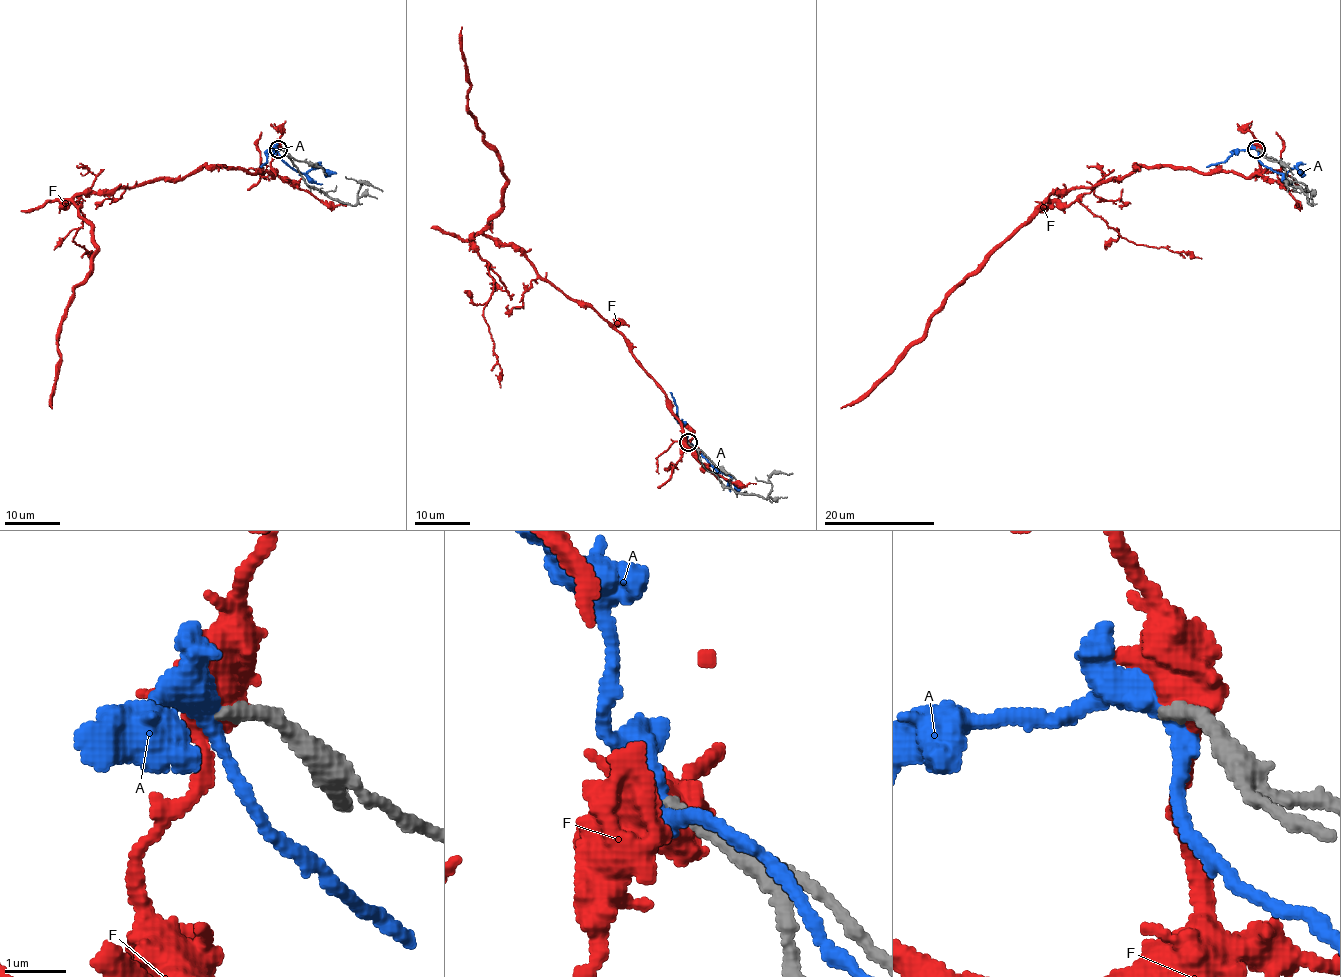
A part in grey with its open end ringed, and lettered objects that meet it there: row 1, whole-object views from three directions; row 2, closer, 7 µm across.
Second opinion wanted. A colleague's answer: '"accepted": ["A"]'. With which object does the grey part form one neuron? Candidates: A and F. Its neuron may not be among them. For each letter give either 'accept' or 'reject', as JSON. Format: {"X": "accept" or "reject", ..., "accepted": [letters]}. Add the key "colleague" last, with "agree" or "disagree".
{"A": "reject", "F": "reject", "accepted": [], "colleague": "disagree"}

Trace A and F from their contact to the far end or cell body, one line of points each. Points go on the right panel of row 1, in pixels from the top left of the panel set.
A: (1256, 149), (1258, 158), (1279, 172), (1286, 174), (1297, 168), (1301, 174)
F: (1258, 149), (1259, 168), (1248, 176), (1137, 167), (1090, 188), (1054, 192), (948, 296), (928, 330), (840, 408)

